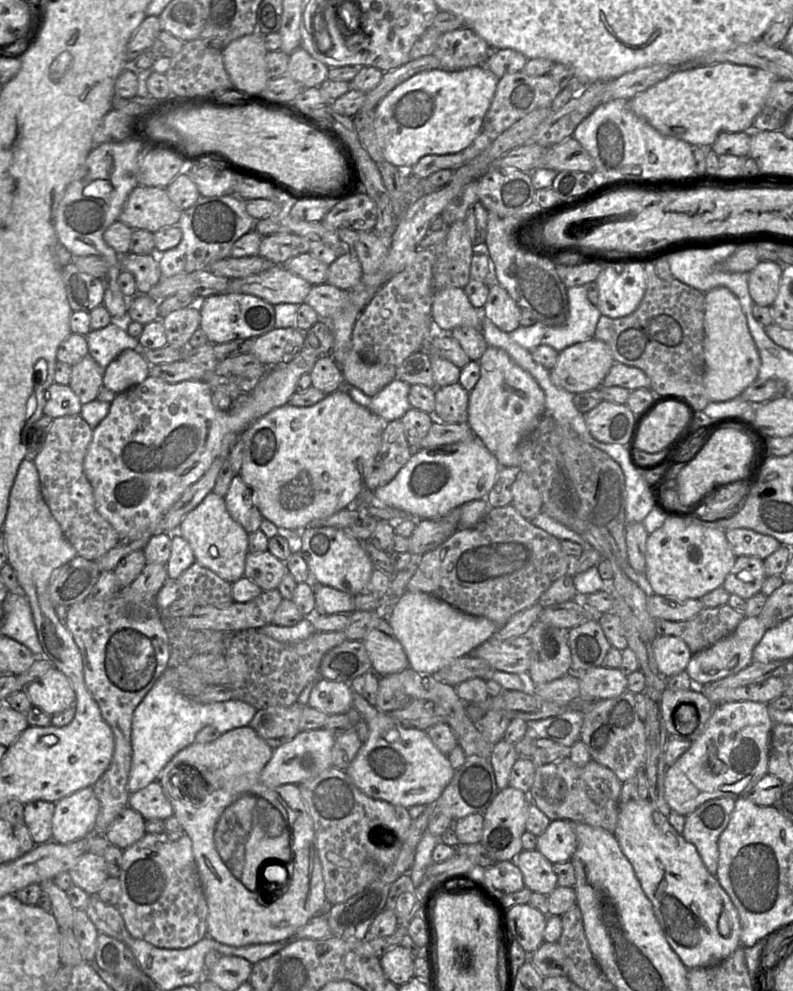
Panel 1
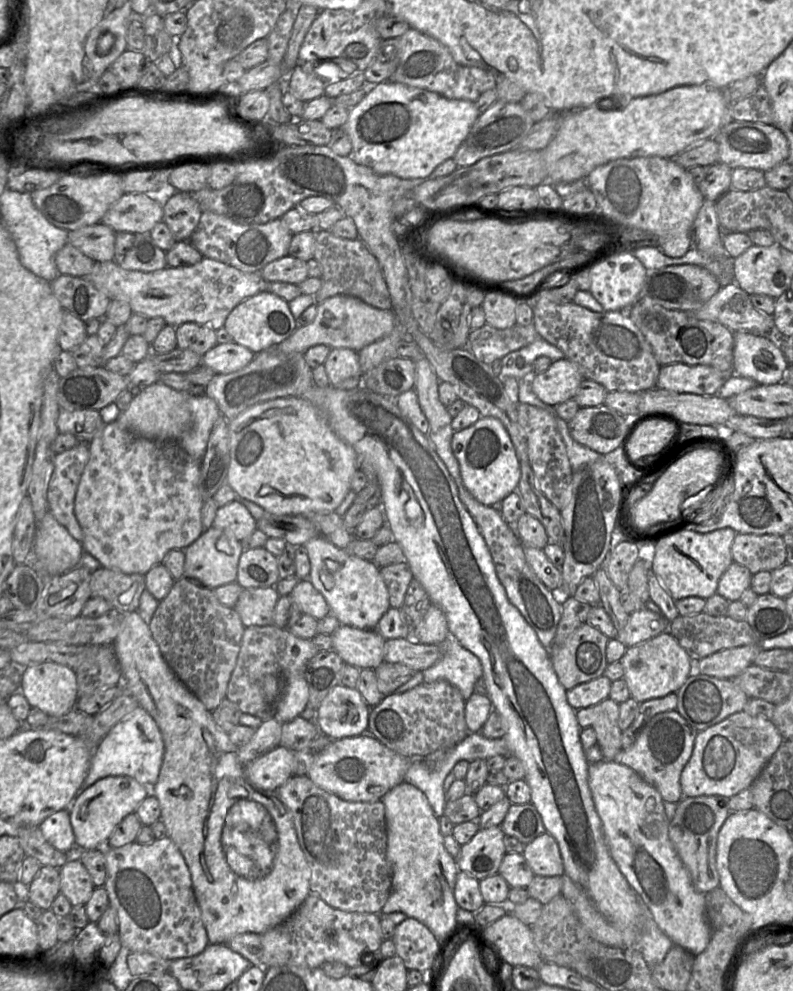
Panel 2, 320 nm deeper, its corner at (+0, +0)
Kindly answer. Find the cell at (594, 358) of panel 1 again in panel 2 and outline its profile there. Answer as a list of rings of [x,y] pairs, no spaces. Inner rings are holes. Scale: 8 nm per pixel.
[[[564,357],[553,361],[546,371],[531,376],[531,387],[542,402],[557,406],[574,398],[583,379],[579,366]]]

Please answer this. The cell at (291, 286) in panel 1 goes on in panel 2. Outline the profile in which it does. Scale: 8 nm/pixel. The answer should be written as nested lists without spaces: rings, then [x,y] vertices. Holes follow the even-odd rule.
[[[203,257],[203,259],[201,261],[199,261],[198,263],[194,264],[194,265],[191,265],[191,266],[182,266],[182,267],[169,267],[168,265],[163,268],[163,269],[160,269],[160,270],[157,270],[157,271],[153,271],[153,272],[142,272],[142,271],[136,271],[136,270],[126,270],[124,268],[122,268],[118,262],[116,262],[115,260],[113,261],[106,261],[106,262],[95,262],[94,263],[94,266],[93,266],[93,269],[91,271],[91,273],[87,276],[87,277],[82,277],[82,278],[87,278],[99,291],[101,291],[102,293],[104,293],[105,295],[107,295],[110,299],[117,299],[117,300],[122,300],[122,301],[126,301],[130,307],[131,307],[131,310],[134,314],[140,314],[144,317],[146,317],[147,319],[150,319],[150,318],[154,318],[154,317],[161,317],[165,320],[166,324],[168,325],[171,325],[173,327],[178,327],[179,325],[183,324],[183,323],[187,323],[187,322],[194,322],[194,323],[197,323],[197,324],[200,324],[200,325],[208,325],[210,326],[211,328],[213,328],[214,330],[217,330],[217,329],[220,329],[223,327],[224,323],[225,323],[225,320],[227,318],[227,316],[229,315],[229,313],[240,303],[242,302],[243,300],[249,298],[249,297],[252,297],[260,292],[263,292],[265,290],[268,289],[268,283],[262,278],[261,274],[260,273],[251,273],[251,272],[244,272],[244,271],[241,271],[235,267],[232,267],[230,265],[227,265],[223,262],[220,262],[220,261],[217,261],[217,260],[213,260],[213,259],[210,259],[210,258],[205,258]]]

